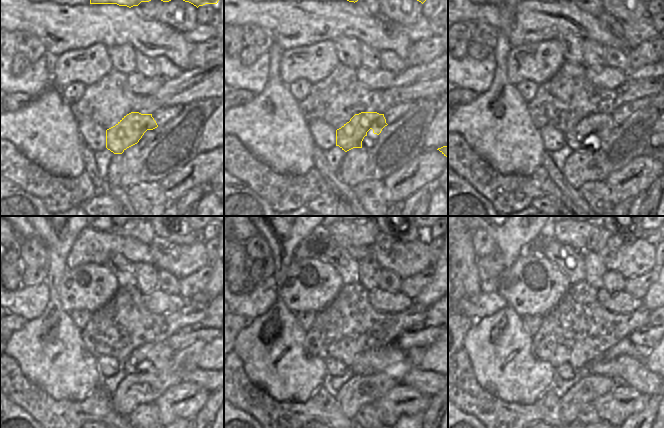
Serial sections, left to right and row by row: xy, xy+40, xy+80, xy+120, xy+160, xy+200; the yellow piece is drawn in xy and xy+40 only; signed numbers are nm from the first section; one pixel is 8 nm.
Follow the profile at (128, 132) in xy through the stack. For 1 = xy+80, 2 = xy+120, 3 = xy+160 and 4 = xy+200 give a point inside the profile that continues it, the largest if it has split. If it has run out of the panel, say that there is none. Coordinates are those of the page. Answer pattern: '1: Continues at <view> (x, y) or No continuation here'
1: Continues at xy+80 (601, 125)
2: Continues at xy+120 (159, 354)
3: Continues at xy+160 (391, 360)
4: Continues at xy+200 (626, 369)

